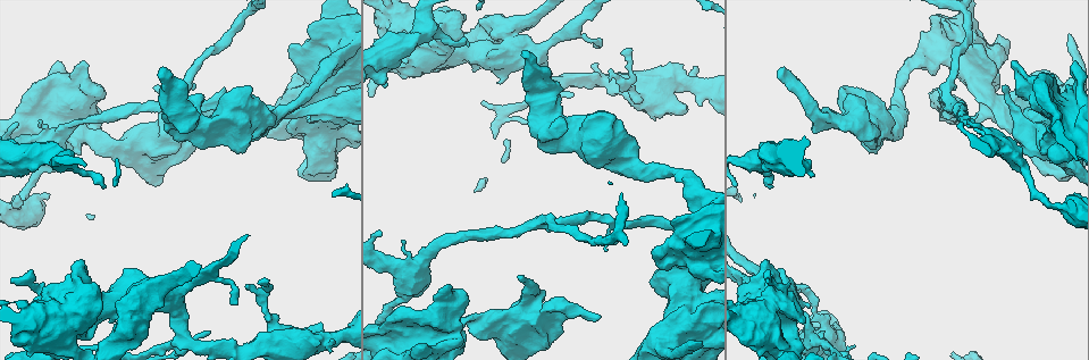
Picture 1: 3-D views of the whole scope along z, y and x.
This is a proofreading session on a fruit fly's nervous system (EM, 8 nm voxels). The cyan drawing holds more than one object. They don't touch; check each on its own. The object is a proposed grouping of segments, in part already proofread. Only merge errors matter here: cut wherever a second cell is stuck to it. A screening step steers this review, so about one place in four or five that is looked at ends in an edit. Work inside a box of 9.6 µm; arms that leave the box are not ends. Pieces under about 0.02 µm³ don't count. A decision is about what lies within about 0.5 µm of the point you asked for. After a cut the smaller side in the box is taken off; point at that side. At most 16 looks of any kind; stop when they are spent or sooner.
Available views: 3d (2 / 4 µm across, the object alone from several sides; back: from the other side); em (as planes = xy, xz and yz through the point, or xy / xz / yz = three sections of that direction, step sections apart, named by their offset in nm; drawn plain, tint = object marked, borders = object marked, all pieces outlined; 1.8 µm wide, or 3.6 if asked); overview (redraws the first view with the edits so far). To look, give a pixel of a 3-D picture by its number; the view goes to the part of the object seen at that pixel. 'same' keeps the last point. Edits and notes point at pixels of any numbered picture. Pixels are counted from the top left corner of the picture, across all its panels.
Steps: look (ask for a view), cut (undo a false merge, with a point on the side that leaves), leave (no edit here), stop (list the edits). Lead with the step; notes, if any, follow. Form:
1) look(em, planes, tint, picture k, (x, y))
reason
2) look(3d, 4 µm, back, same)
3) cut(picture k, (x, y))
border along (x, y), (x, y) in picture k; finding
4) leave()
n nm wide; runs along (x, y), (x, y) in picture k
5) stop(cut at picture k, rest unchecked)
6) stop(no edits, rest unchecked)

look(3d, 4 µm, picture 1, (153, 285))
side arm on a straight run

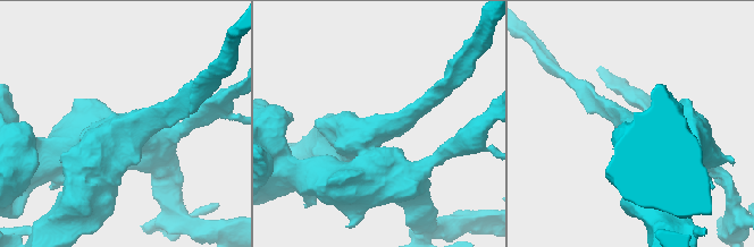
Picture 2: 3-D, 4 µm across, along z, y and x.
look(em, 3.6 µm, xz, step 8, plain, picture 2, (381, 127))

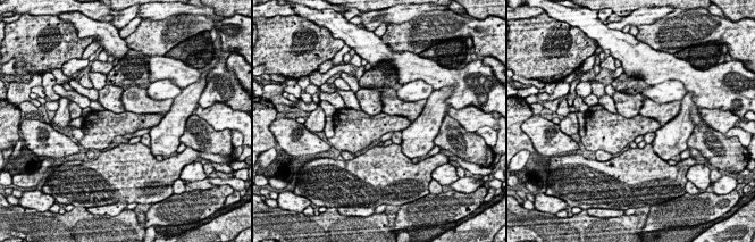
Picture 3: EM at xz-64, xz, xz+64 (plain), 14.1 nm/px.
look(em, 3.6 µm, xz, step 8, tint, same)
with the object marked

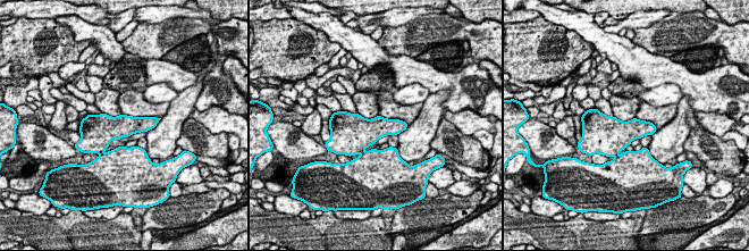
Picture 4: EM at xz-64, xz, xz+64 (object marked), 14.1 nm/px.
leave()
continuous, no second cell

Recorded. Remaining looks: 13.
look(3d, 2 µm, back, picture 1, (185, 339))
three-way junction

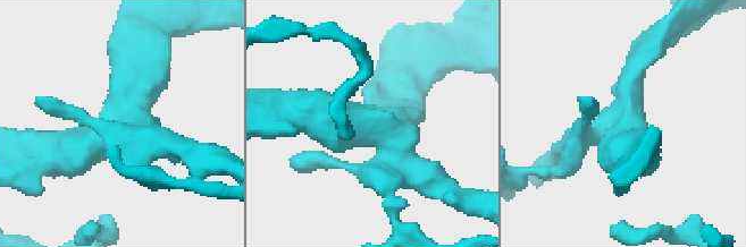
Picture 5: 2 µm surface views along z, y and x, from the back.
look(em, planes, borders, picture 5, (628, 118))

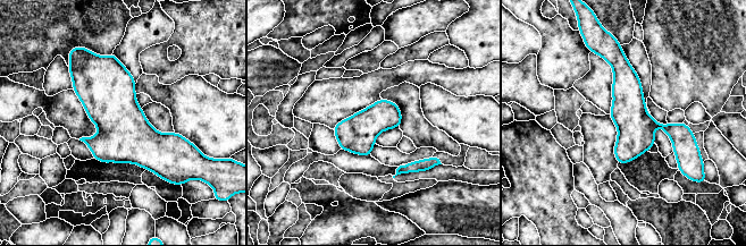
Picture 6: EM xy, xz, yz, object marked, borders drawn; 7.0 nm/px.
leave()
260 nm wide; runs along (615, 52), (628, 103), (680, 141), (680, 162) in picture 6; continuous, no second cell

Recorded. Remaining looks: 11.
look(em, 3.6 µm, xz, step 16, plain, picture 1, (42, 295))
calibre changes

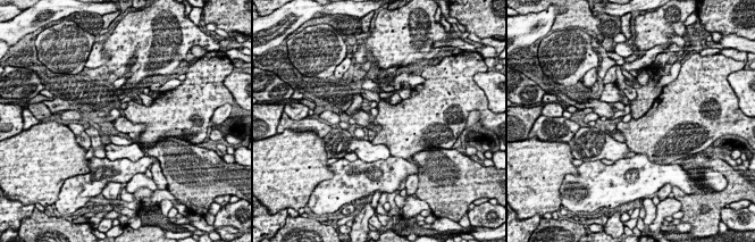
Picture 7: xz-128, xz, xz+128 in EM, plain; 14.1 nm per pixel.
look(em, 3.6 µm, xz, step 16, borders, same)

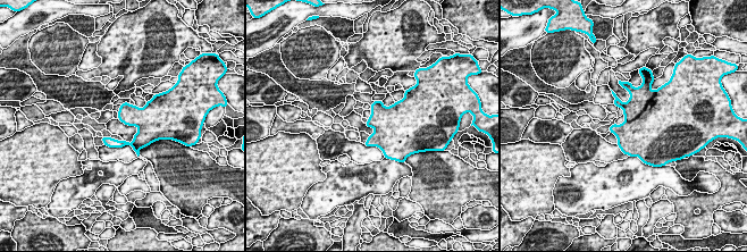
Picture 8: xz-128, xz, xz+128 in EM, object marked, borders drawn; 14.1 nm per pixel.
cut(picture 8, (639, 97))
border along (653, 97), (636, 117), (626, 120) in picture 8; two cells meet here

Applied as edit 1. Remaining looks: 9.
look(em, 3.6 µm, planes, tint, picture 1, (321, 341))
sudden change in width

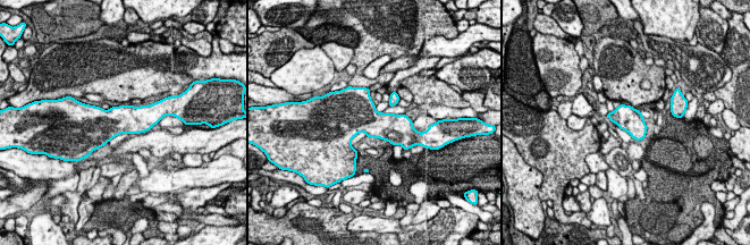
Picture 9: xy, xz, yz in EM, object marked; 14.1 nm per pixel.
leave()
340 nm wide; all the same cell

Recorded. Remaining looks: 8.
look(3d, 4 µm, picture 1, (333, 37))
calibre changes

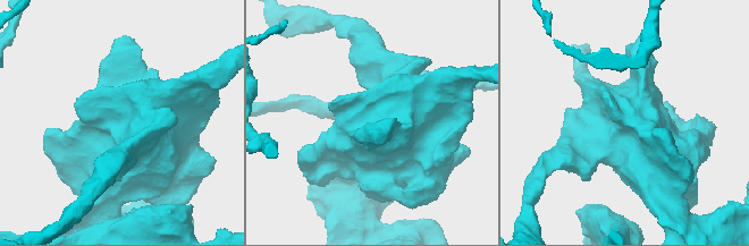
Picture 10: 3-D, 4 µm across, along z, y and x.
look(em, 3.6 µm, planes, tint, picture 10, (633, 117))

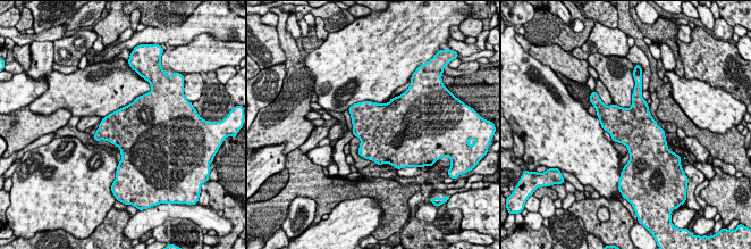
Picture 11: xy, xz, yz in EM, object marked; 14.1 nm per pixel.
leave()
550 nm wide; continuous, no second cell

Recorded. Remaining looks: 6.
look(em, 3.6 µm, planes, tint, picture 1, (696, 336))
calibre changes

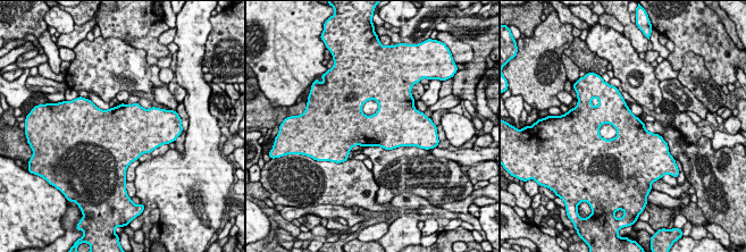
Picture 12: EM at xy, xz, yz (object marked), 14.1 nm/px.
leave()
continuous, no second cell

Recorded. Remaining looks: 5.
stop(cut at picture 8, rest unchecked)

